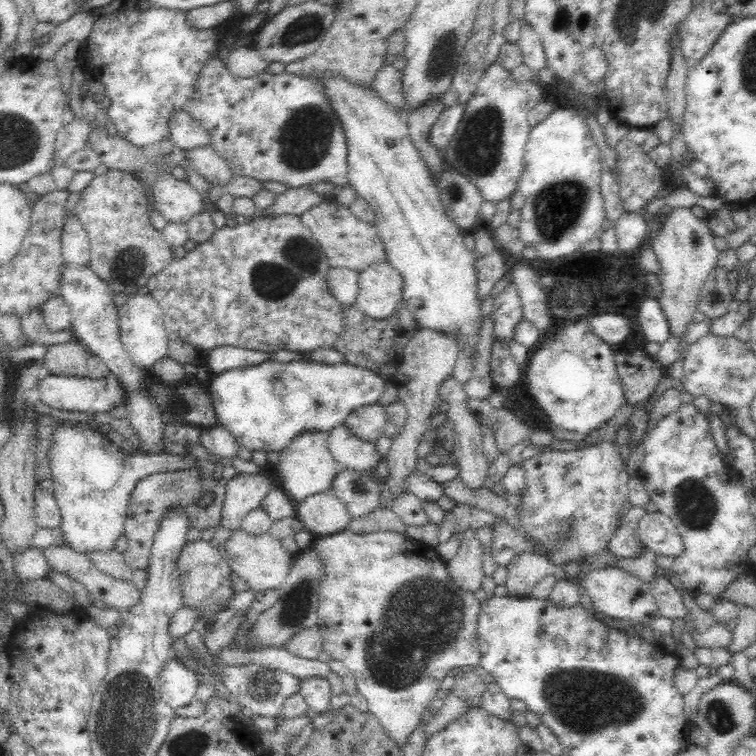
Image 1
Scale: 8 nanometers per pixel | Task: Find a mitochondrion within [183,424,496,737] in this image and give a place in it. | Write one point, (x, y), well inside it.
(420, 613)

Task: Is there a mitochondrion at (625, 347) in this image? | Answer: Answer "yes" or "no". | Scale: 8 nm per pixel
no

